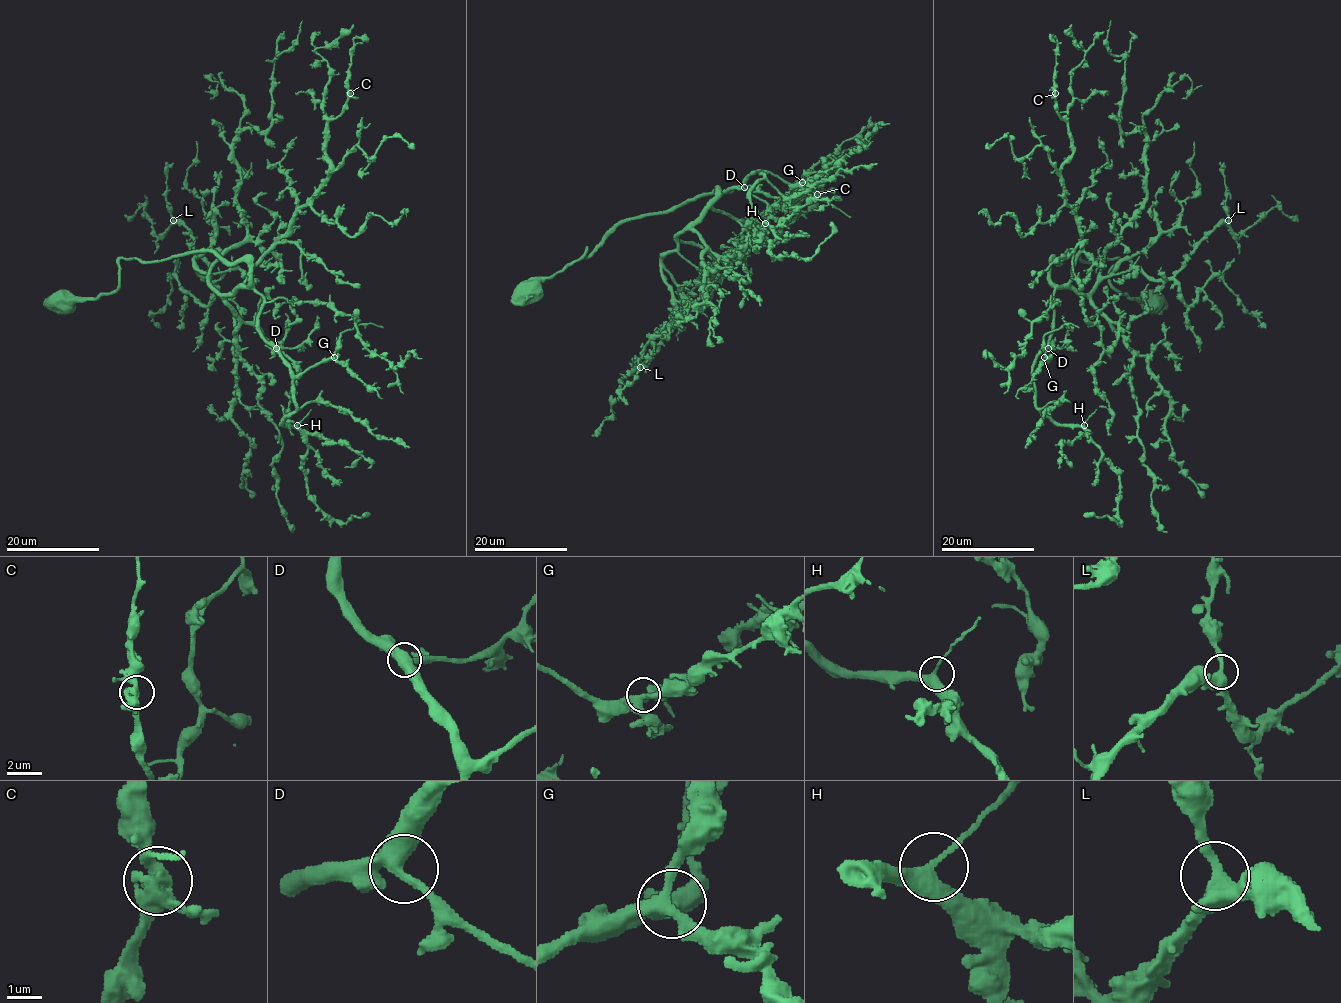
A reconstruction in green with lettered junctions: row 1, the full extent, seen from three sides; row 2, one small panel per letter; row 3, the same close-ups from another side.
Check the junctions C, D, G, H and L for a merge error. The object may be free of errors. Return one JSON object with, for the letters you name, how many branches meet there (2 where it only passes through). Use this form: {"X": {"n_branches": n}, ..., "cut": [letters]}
{"cut": []}

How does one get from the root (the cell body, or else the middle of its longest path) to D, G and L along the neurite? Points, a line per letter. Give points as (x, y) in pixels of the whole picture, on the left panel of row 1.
D: (63, 301), (110, 295), (120, 258), (212, 252), (248, 265), (263, 298), (259, 332), (276, 348)
G: (63, 301), (110, 295), (120, 258), (212, 252), (248, 265), (263, 298), (259, 333), (295, 375), (334, 357)
L: (63, 301), (110, 295), (120, 258), (196, 252), (244, 261), (248, 285), (219, 293), (173, 220)

